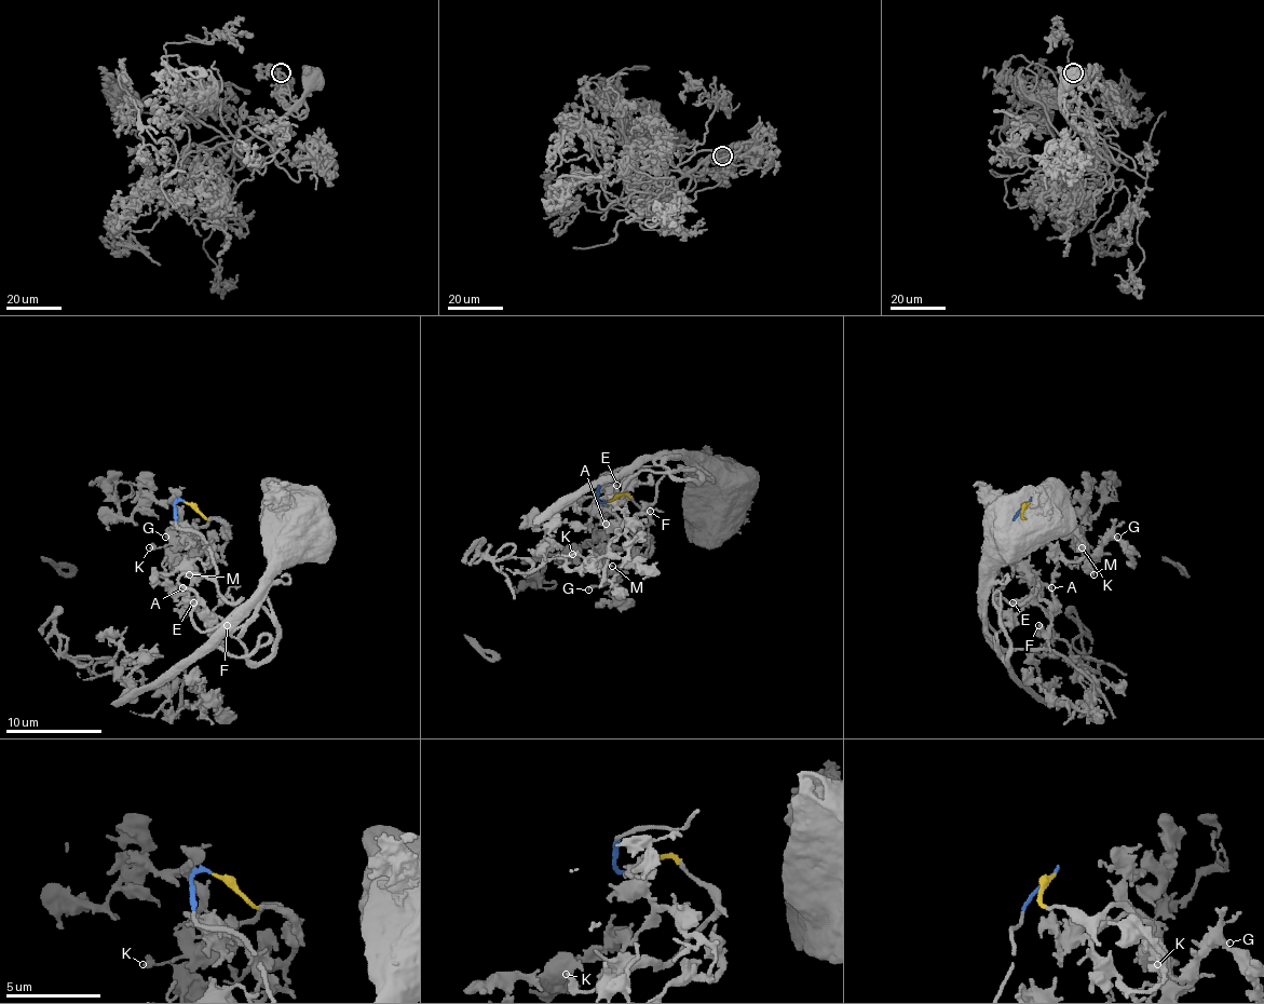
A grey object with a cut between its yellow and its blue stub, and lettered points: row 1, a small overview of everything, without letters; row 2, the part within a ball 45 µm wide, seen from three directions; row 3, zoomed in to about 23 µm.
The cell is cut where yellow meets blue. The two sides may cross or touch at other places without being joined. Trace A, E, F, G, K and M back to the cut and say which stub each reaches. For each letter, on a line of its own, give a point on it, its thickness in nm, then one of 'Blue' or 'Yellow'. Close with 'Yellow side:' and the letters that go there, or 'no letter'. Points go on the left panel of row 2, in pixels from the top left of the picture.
A: Place: (182, 587). Thickness 140 nm. Blue
E: Place: (193, 602). Thickness 300 nm. Blue
F: Place: (227, 625). Thickness 200 nm. Blue
G: Place: (165, 537). Thickness 200 nm. Yellow
K: Place: (149, 547). Thickness 280 nm. Yellow
M: Place: (189, 574). Thickness 120 nm. Yellow
Yellow side: G, K, M

